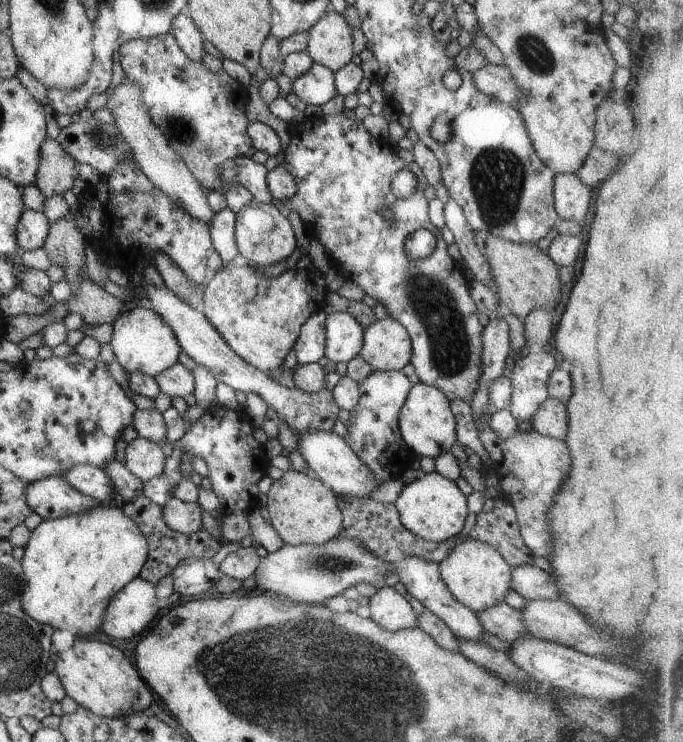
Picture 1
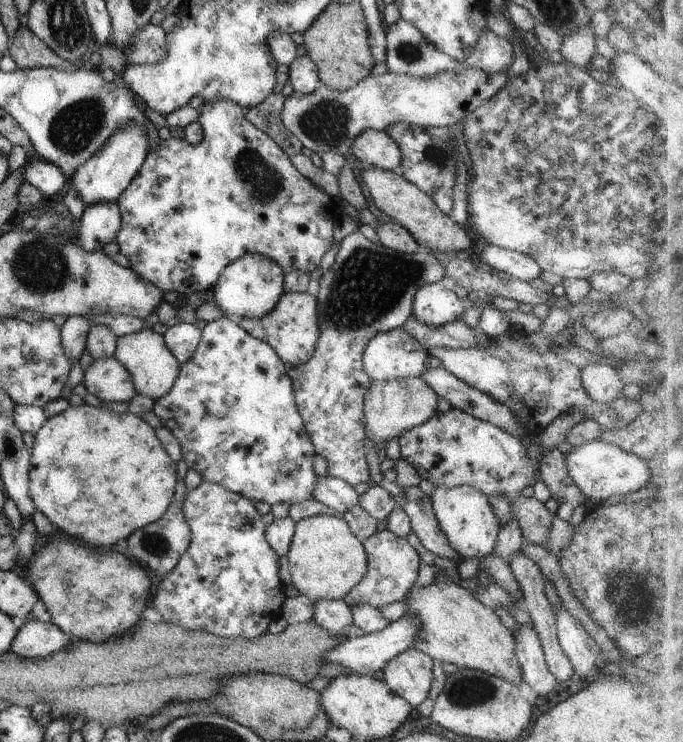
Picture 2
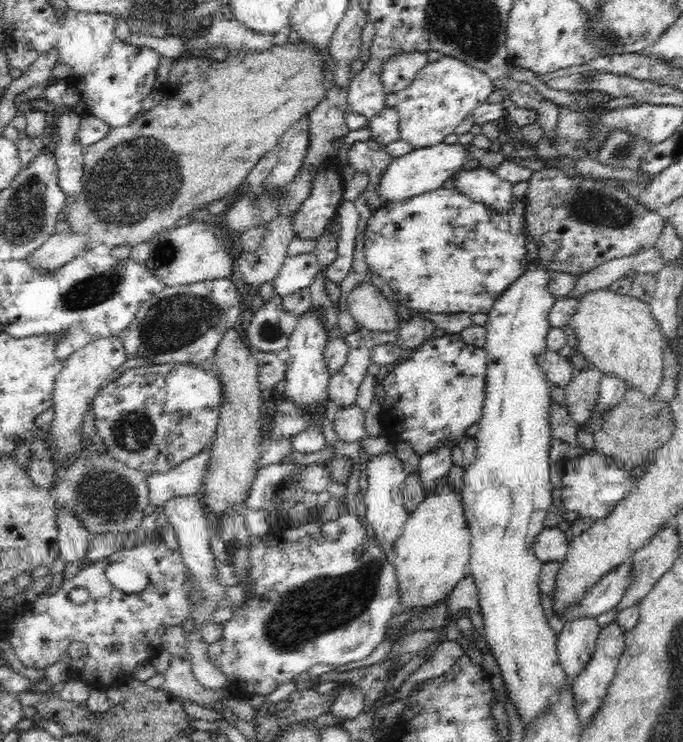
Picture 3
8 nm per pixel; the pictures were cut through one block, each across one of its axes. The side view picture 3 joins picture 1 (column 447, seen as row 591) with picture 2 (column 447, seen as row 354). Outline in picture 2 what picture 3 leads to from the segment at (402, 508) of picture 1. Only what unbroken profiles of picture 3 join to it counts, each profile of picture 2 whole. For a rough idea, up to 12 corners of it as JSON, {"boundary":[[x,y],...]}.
{"boundary":[[462,485],[429,495],[462,558],[495,554],[501,524],[489,498]]}

